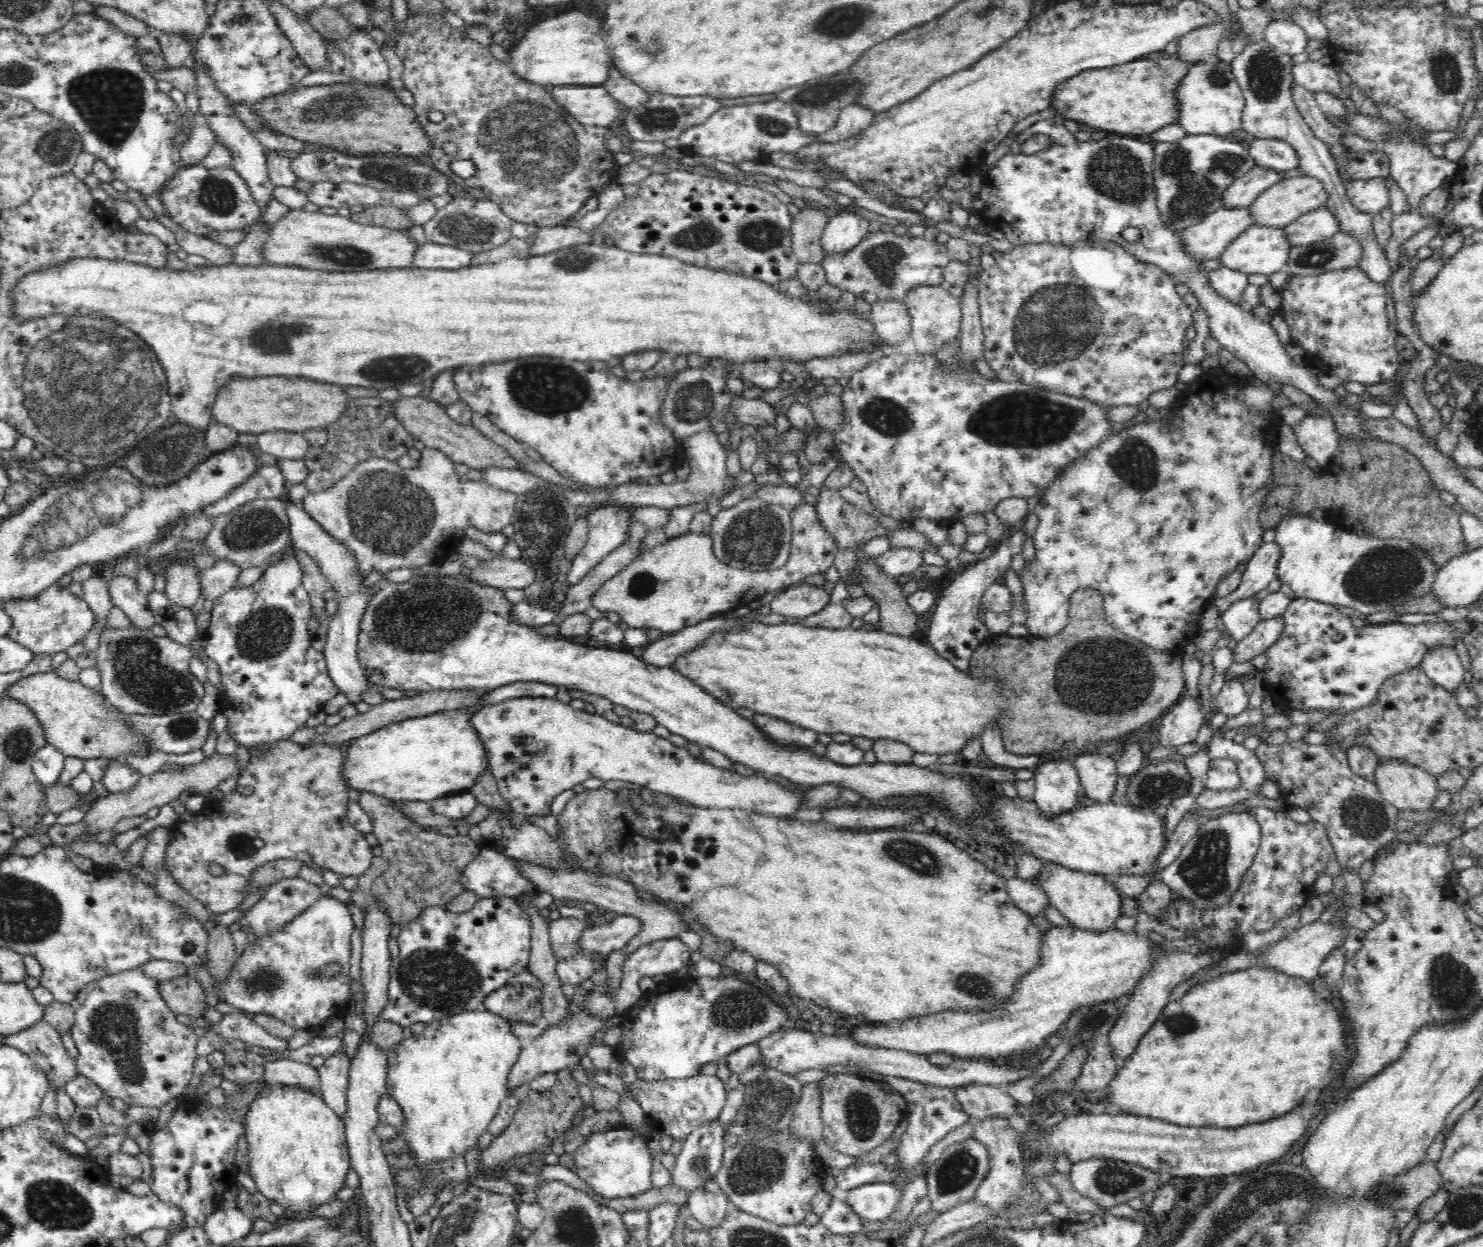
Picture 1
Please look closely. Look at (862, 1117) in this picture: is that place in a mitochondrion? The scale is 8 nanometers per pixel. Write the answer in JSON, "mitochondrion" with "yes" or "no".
{"mitochondrion":"yes"}

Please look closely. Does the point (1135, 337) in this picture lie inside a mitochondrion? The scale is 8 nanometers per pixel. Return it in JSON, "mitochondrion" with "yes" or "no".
{"mitochondrion":"no"}

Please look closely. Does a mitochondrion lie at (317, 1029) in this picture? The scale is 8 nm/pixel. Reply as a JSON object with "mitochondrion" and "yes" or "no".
{"mitochondrion":"no"}

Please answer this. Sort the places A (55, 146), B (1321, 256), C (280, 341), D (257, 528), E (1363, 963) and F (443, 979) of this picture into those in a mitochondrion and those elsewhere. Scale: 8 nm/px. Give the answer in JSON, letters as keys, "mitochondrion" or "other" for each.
{"A":"mitochondrion","B":"mitochondrion","C":"mitochondrion","D":"mitochondrion","E":"other","F":"mitochondrion"}

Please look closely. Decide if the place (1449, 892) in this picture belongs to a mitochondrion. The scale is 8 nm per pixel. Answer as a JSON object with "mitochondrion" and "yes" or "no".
{"mitochondrion":"no"}

